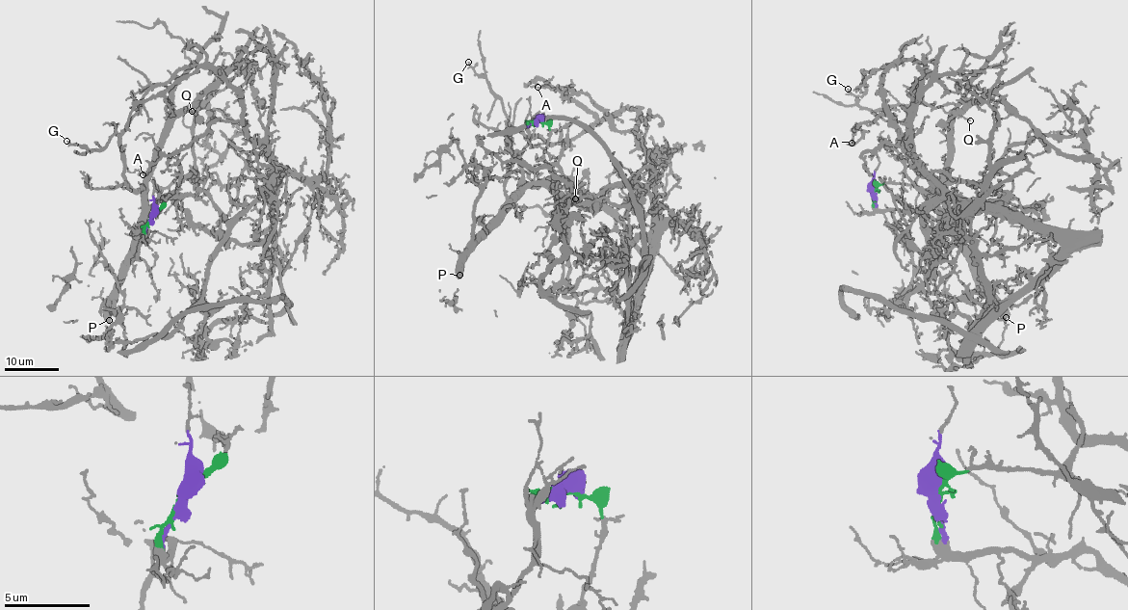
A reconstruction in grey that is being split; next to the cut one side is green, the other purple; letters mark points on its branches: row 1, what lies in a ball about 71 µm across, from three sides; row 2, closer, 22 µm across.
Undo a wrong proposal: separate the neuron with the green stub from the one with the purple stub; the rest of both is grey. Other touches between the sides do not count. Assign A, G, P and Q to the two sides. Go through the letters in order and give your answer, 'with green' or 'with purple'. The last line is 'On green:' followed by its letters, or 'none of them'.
A: with green
G: with purple
P: with purple
Q: with purple
On green: A

